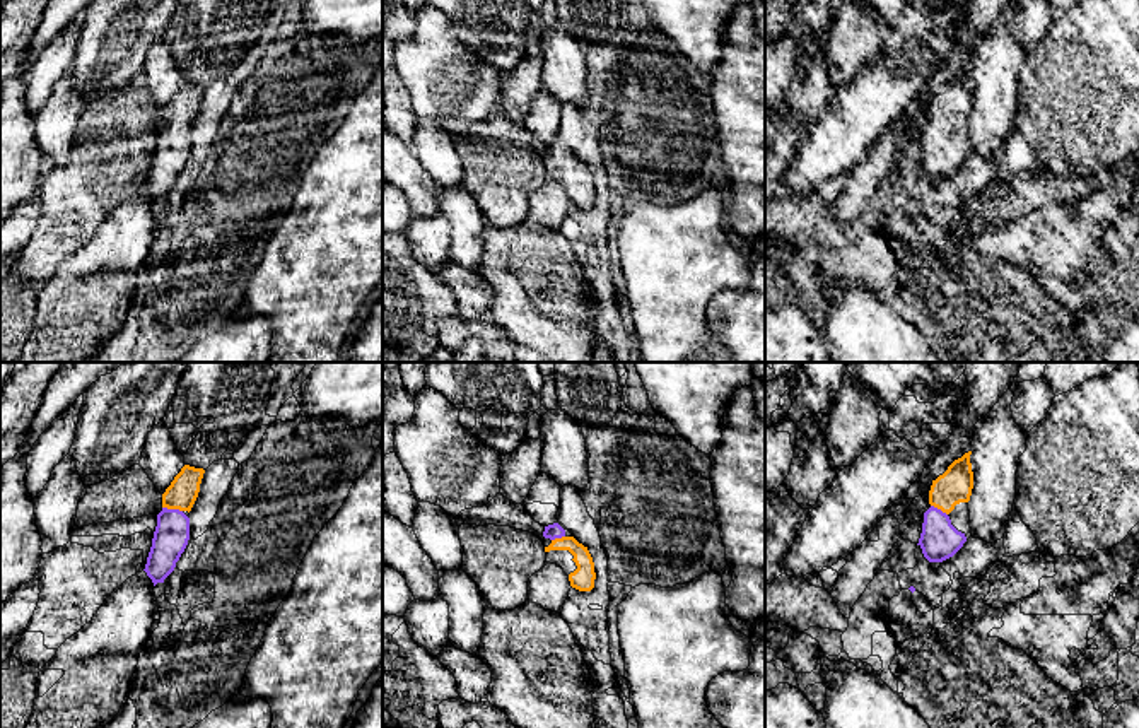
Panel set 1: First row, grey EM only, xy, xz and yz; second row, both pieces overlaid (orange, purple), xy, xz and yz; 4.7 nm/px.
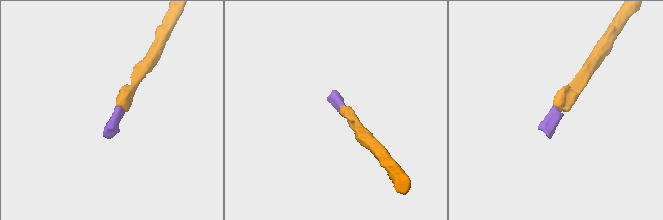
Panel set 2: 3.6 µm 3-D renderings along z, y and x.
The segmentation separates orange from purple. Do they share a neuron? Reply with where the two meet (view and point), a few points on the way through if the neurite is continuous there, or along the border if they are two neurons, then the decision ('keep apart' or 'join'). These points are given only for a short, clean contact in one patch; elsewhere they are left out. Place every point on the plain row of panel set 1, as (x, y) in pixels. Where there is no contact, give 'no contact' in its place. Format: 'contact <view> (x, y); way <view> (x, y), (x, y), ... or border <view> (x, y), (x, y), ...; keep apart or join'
contact xy (173, 125); way xy (183, 108), (173, 125), (171, 152); join

